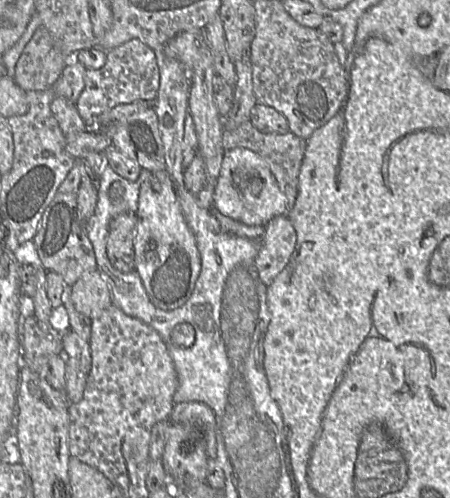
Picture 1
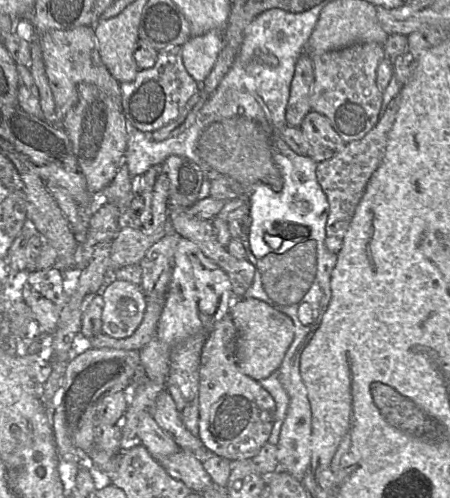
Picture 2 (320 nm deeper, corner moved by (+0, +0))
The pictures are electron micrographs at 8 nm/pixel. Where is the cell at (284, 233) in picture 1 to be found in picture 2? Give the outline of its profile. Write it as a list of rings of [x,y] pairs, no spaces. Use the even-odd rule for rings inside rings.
[[[397,95],[388,104],[376,125],[363,138],[346,143],[331,158],[323,160],[317,165],[317,181],[325,193],[329,204],[325,239],[325,245],[329,253],[338,252],[341,249],[355,209],[371,176],[383,159],[388,134],[395,122],[398,102],[399,98]]]

